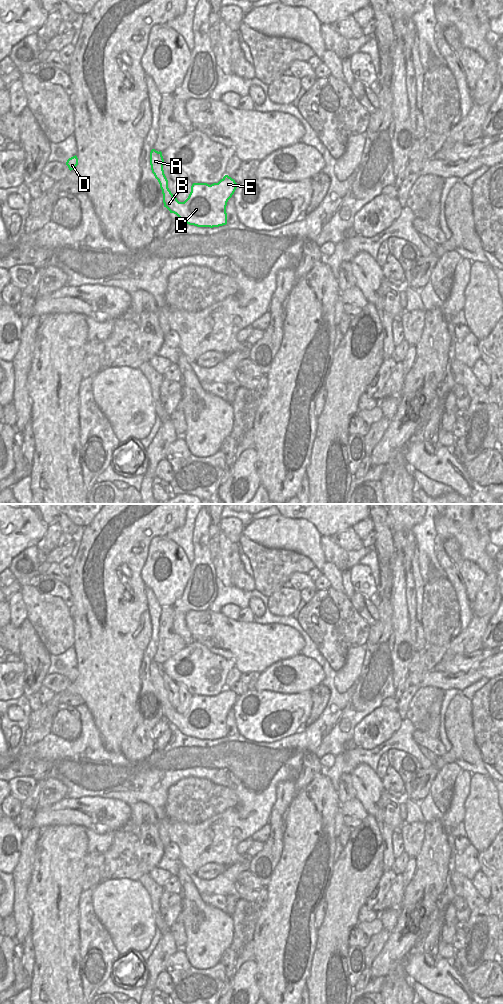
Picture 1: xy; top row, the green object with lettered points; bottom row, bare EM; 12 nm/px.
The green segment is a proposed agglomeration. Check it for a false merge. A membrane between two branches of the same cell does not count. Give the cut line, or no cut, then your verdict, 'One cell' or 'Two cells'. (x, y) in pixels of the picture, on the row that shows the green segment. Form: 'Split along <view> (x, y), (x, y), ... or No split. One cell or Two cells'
No split. One cell.

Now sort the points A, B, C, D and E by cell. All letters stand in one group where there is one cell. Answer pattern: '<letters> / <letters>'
A B C D E

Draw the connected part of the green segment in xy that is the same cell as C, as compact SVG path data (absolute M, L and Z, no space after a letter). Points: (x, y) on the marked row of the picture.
M152 149L150 165L152 173L160 184L163 203L170 213L189 225L197 227L219 227L227 224L226 206L238 184L225 175L218 183L193 183L191 192L184 202L179 202L168 188L168 180L163 170L161 151Z

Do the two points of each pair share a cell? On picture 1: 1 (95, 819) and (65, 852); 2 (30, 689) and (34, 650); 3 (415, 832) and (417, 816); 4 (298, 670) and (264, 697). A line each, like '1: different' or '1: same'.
1: different
2: same
3: different
4: different

